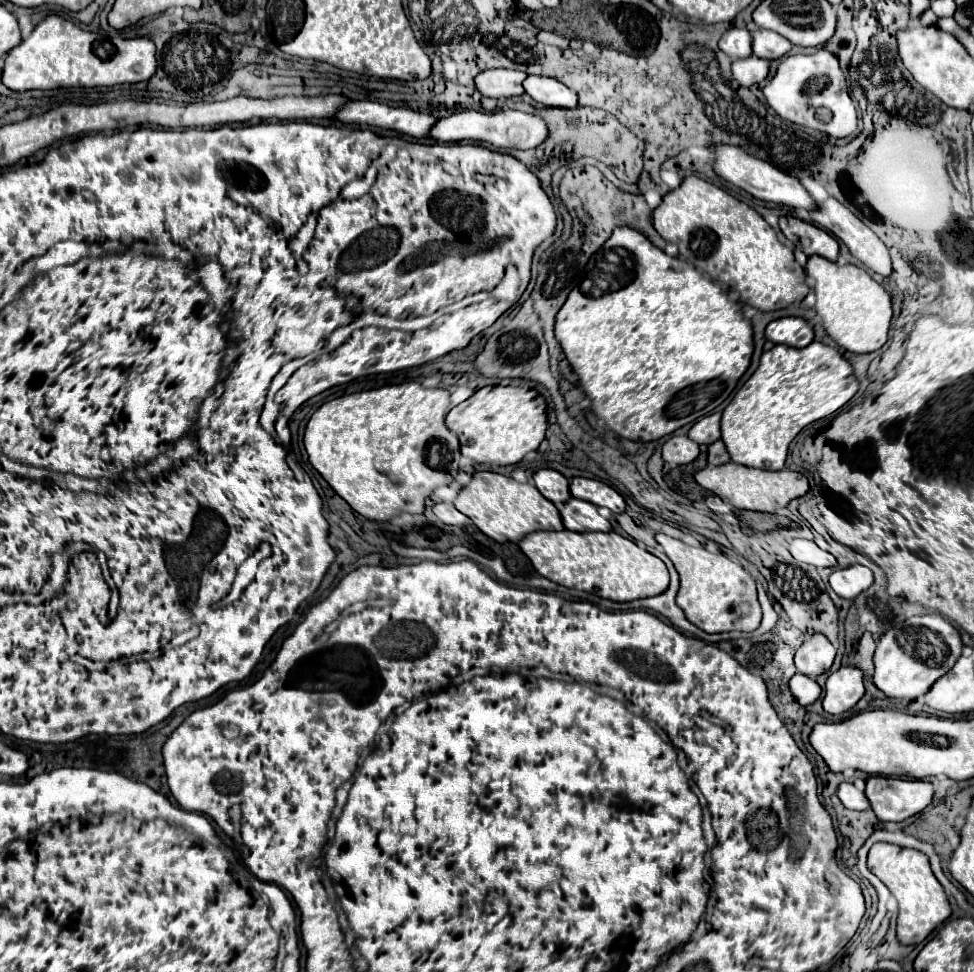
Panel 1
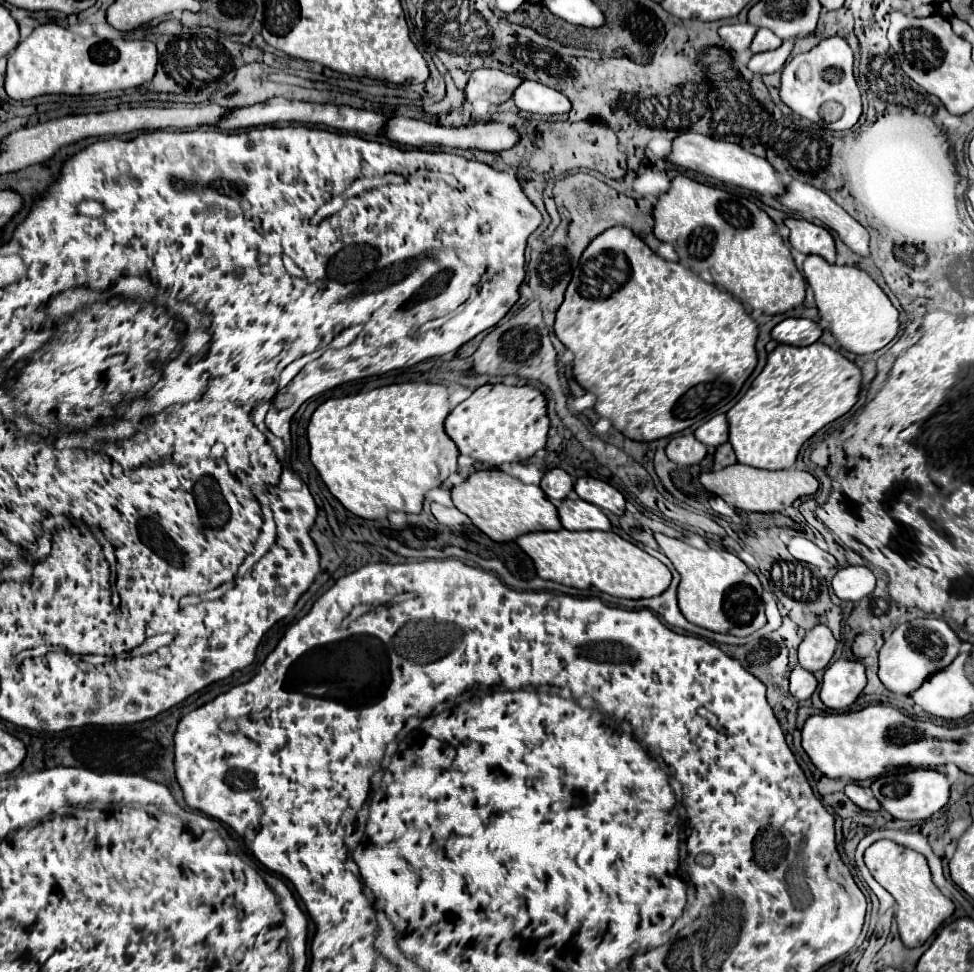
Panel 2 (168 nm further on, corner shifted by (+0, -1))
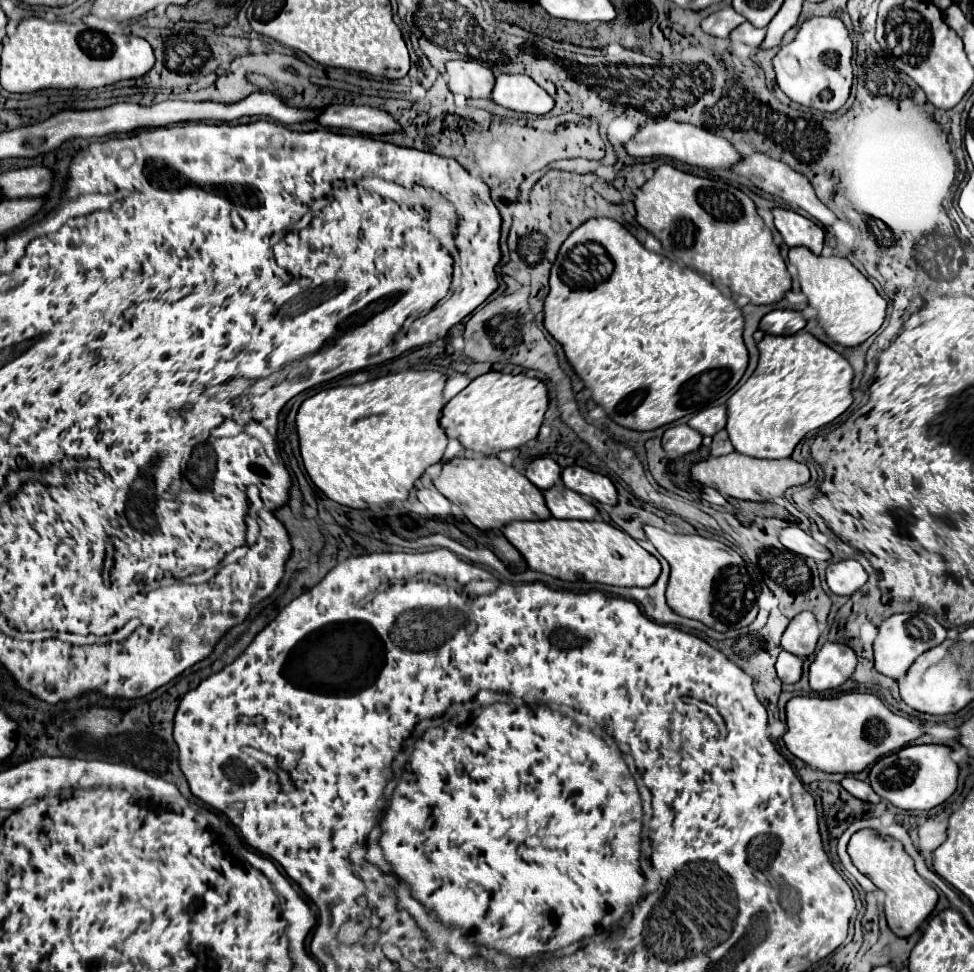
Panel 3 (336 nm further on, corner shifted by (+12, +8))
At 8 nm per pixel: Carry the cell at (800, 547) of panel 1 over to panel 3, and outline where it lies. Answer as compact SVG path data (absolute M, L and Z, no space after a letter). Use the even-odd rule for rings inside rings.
M798 526L784 528L780 532L780 542L788 550L792 550L800 556L808 556L808 558L814 558L814 560L830 560L832 558L832 552L826 546L818 544L808 530L802 530Z

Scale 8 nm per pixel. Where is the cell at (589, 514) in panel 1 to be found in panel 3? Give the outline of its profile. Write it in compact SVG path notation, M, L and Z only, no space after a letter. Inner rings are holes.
M564 482L554 484L544 492L548 508L554 518L576 518L576 520L598 520L598 508L584 496L566 488Z

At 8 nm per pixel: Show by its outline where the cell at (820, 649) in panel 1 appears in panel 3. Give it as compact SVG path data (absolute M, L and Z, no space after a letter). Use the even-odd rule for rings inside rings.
M812 612L796 614L782 634L782 648L800 658L810 656L816 650L820 628Z

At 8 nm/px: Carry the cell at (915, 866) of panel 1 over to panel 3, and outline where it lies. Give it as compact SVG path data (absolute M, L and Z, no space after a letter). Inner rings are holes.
M858 830L848 842L848 854L852 858L852 864L886 894L884 914L890 930L902 938L914 934L934 910L938 902L938 892L924 878L918 876L912 858L904 852L902 844L890 836L878 834L876 830Z

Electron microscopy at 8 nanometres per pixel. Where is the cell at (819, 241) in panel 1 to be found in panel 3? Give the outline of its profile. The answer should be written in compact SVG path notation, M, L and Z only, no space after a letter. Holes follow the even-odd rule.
M772 208L774 226L782 234L784 242L792 246L806 246L814 254L822 252L824 246L824 230L814 224L810 218L804 218L786 208Z

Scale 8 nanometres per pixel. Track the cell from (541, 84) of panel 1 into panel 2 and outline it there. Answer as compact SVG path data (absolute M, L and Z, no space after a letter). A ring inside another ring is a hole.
M522 81L522 85L514 91L514 103L522 111L538 115L566 113L572 107L570 99L562 91L542 85L538 81Z

